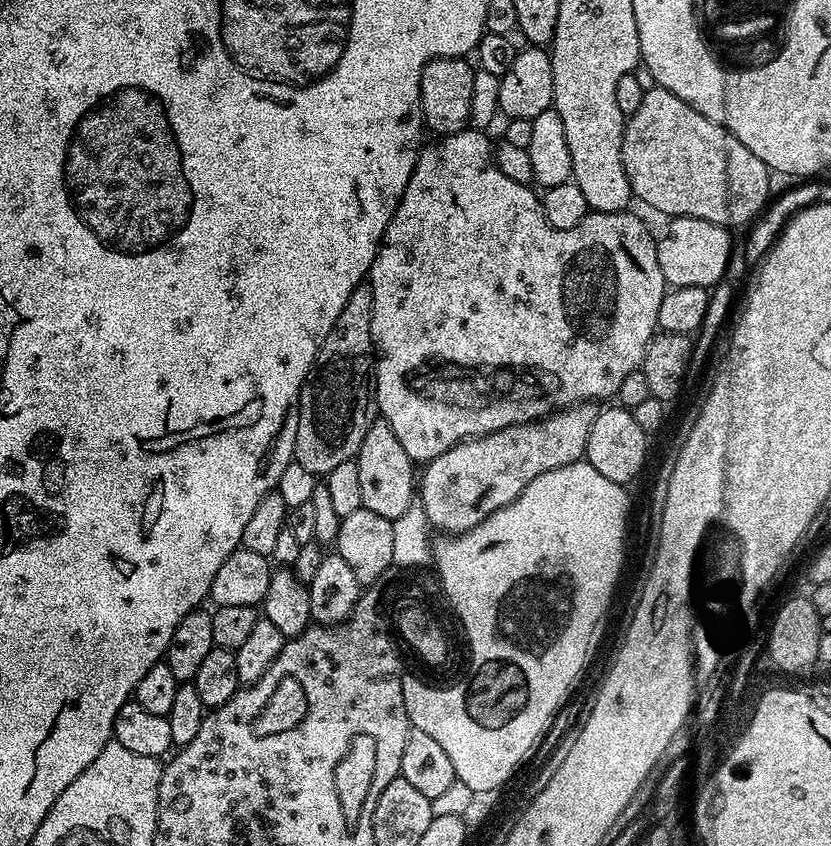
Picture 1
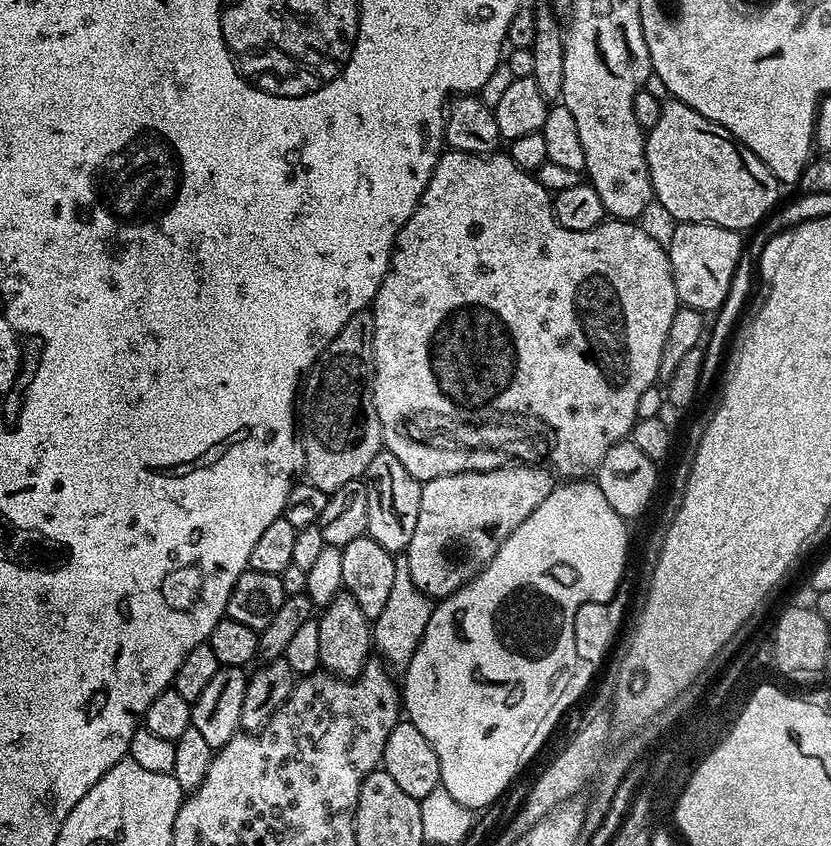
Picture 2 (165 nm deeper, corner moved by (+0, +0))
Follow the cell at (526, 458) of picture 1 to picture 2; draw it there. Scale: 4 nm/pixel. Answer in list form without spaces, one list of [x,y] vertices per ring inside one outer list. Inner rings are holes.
[[[512,462],[485,472],[450,473],[421,483],[418,526],[414,526],[406,559],[413,580],[425,596],[451,596],[473,580],[509,534],[551,494],[553,473],[547,467],[528,464]]]

